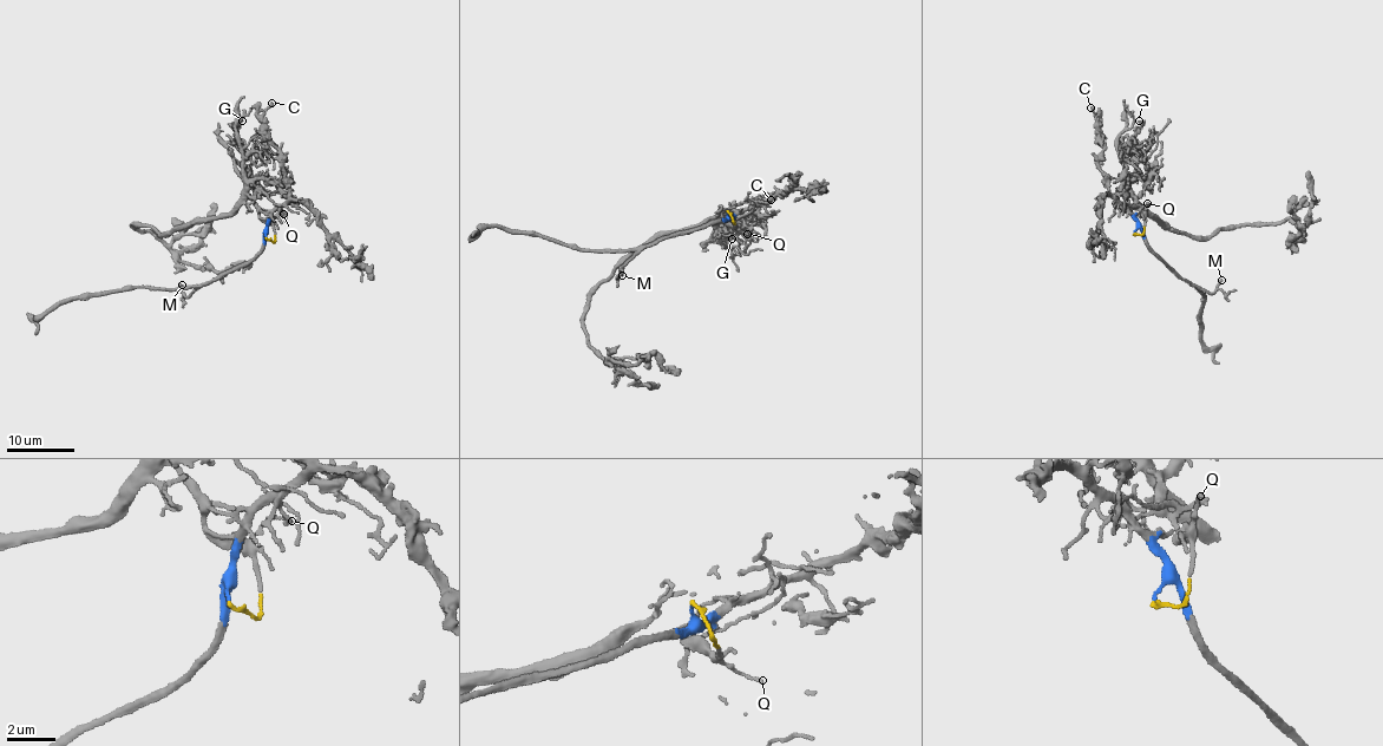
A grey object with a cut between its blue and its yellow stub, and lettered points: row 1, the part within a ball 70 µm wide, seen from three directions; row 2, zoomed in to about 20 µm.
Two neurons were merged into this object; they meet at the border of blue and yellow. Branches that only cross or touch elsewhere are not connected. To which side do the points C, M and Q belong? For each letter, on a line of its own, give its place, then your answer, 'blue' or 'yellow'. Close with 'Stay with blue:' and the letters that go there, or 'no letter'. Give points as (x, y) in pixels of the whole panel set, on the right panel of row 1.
C: at (1090, 108); blue
M: at (1221, 280); blue
Q: at (1147, 203); yellow
Stay with blue: C, M

